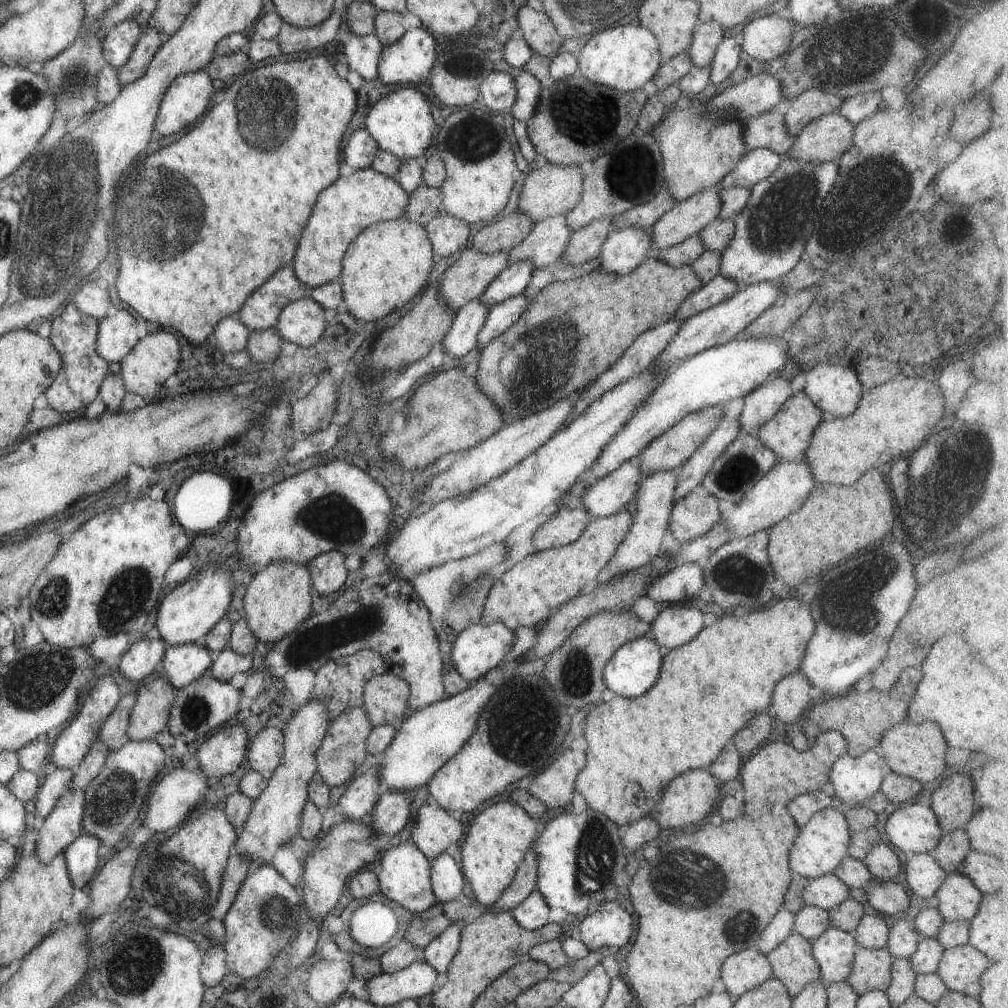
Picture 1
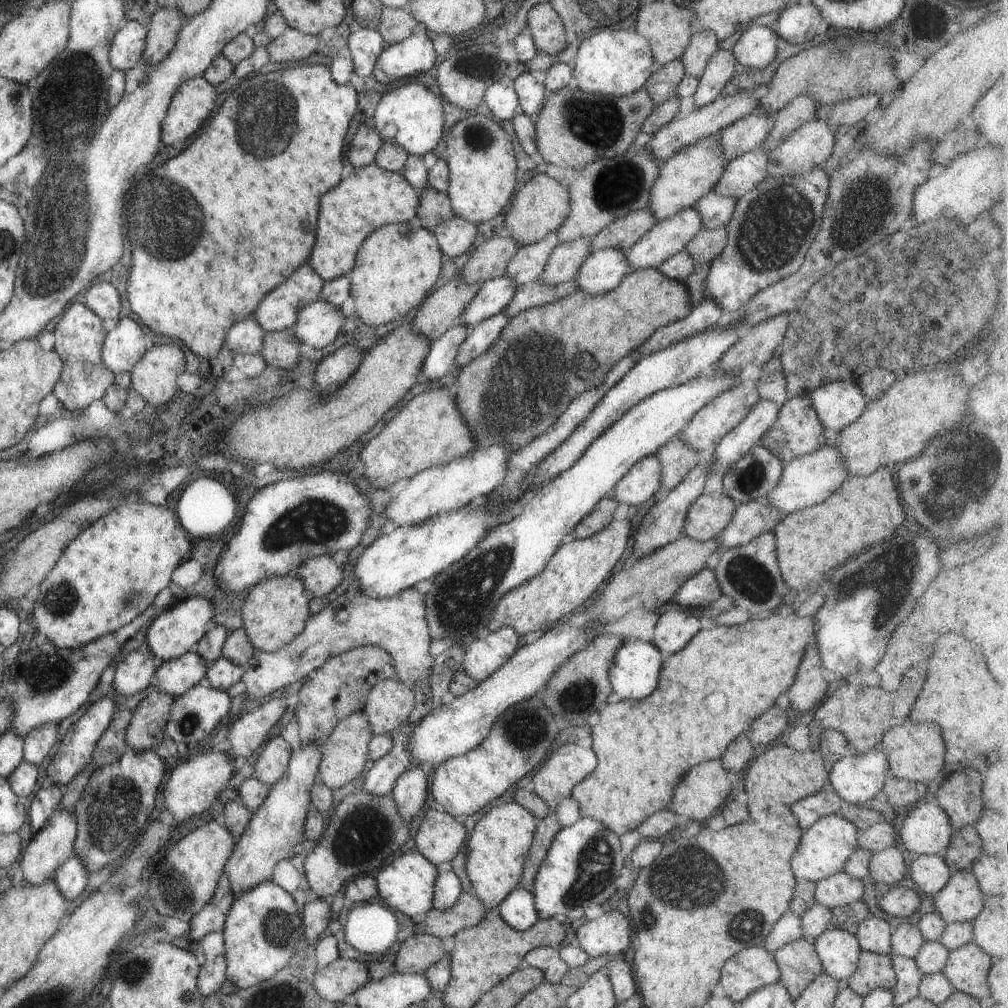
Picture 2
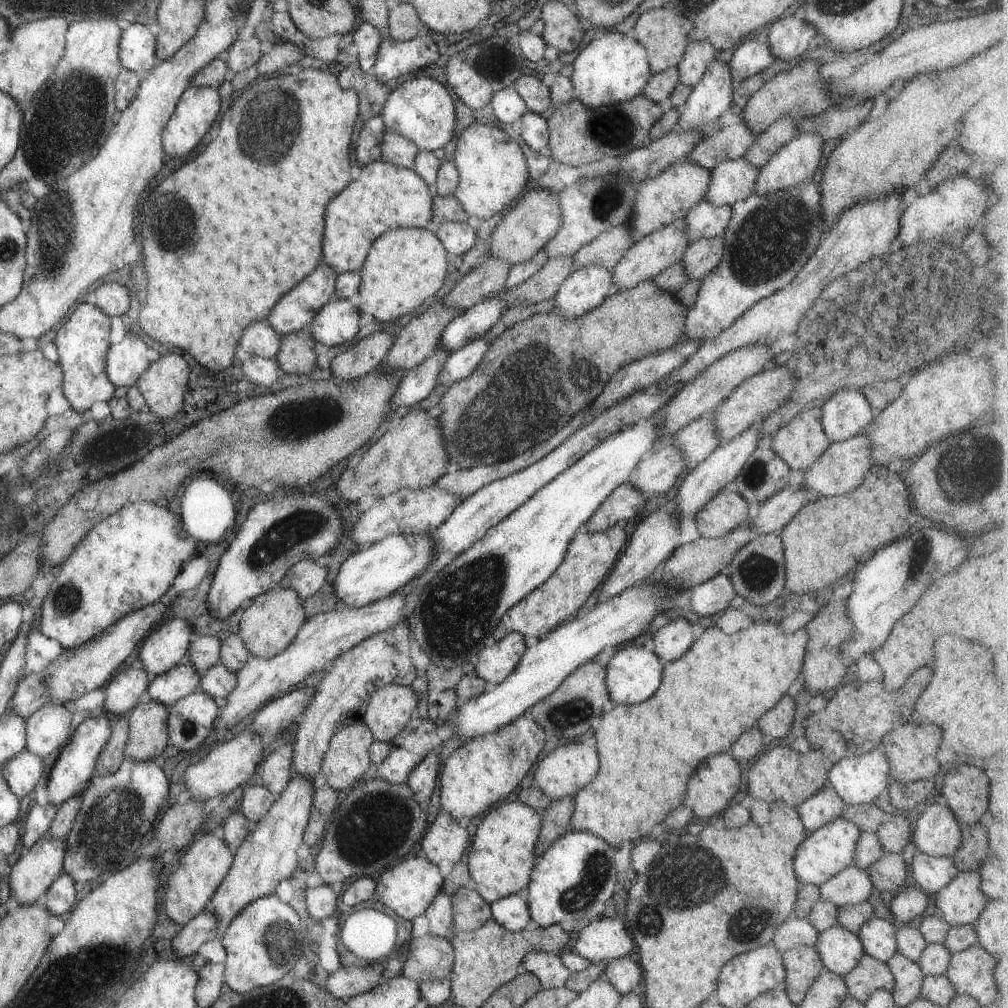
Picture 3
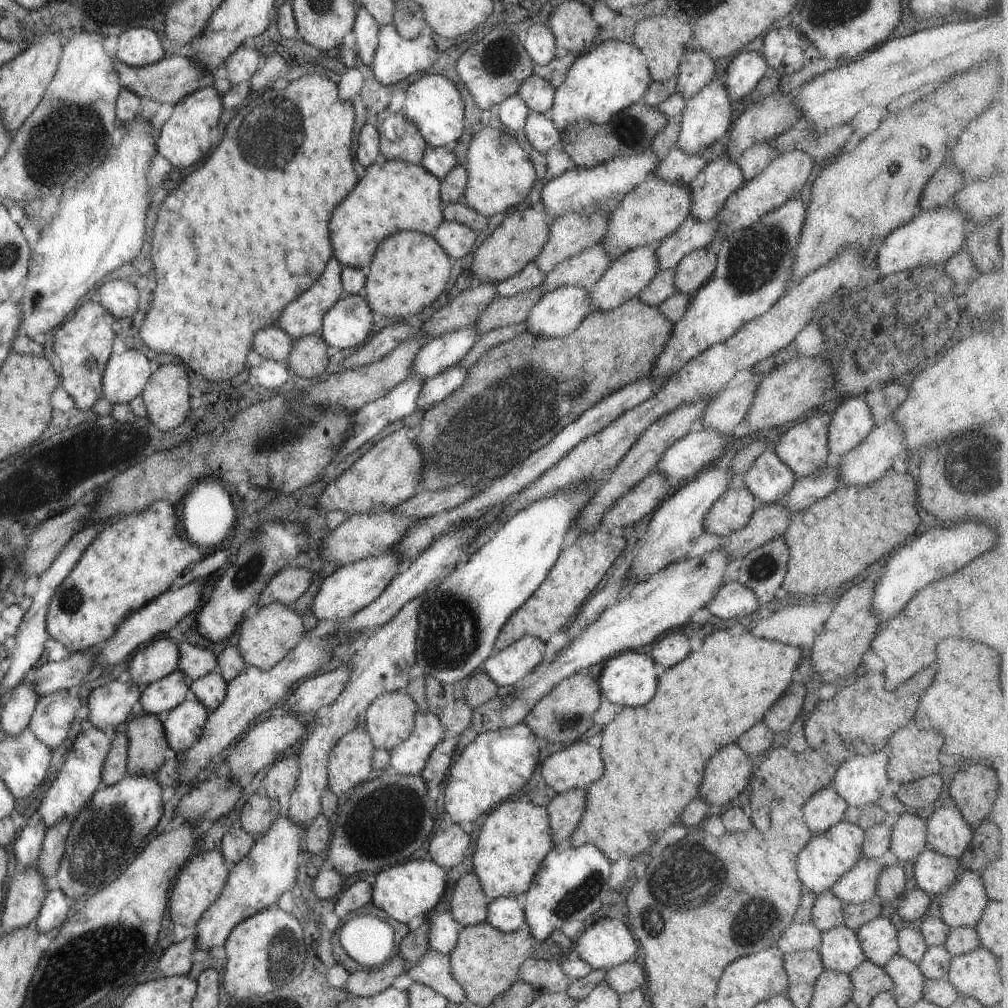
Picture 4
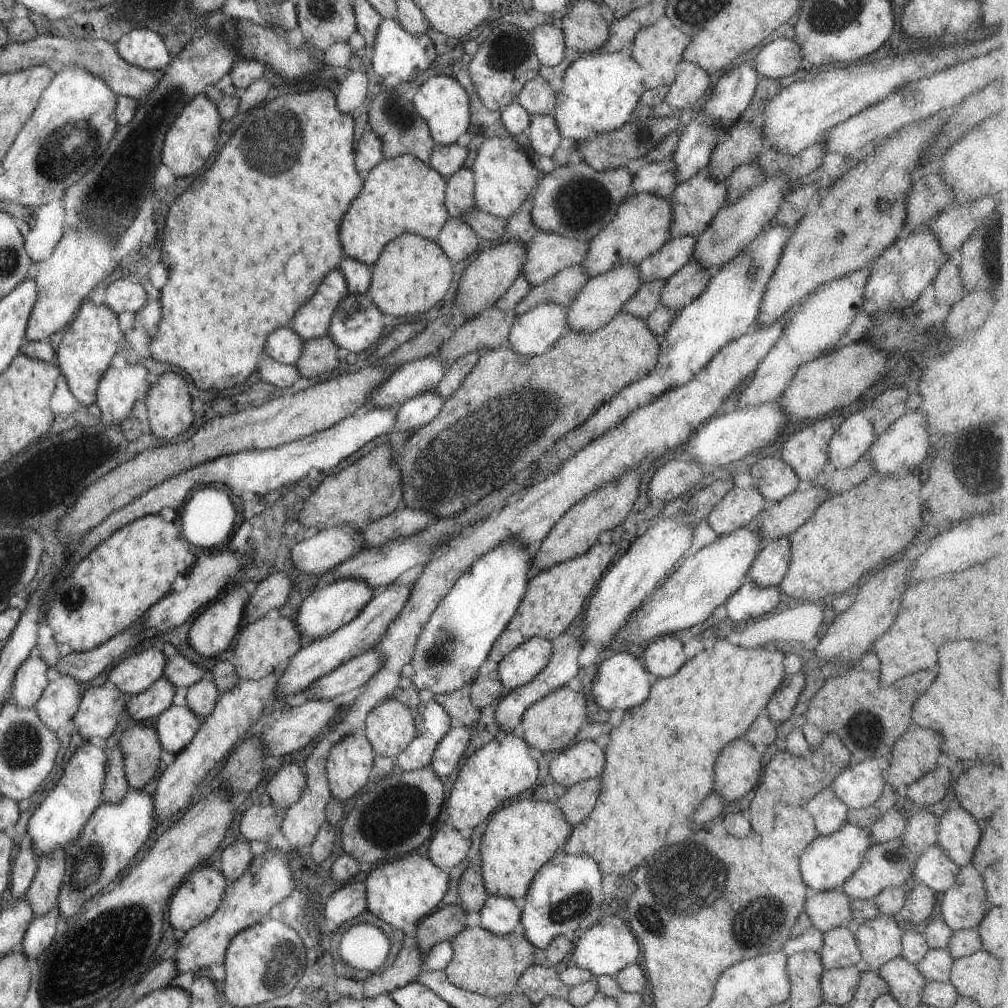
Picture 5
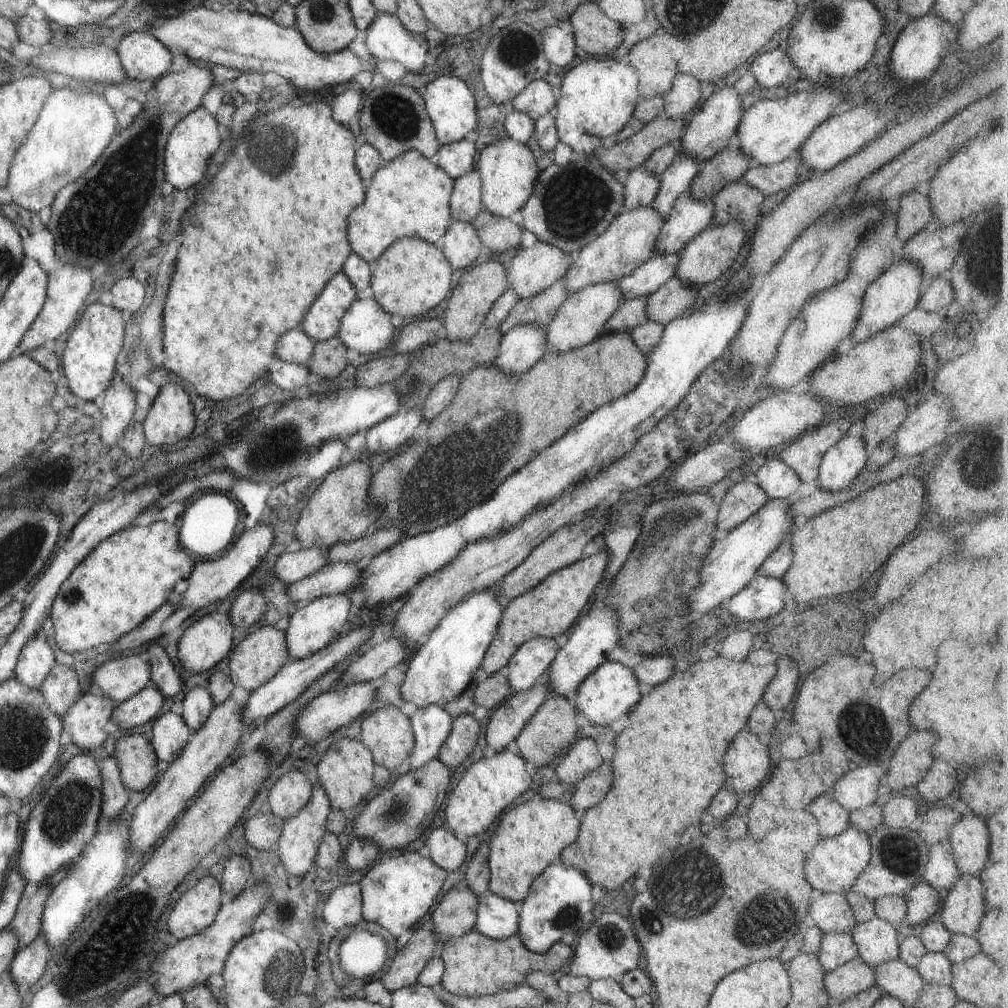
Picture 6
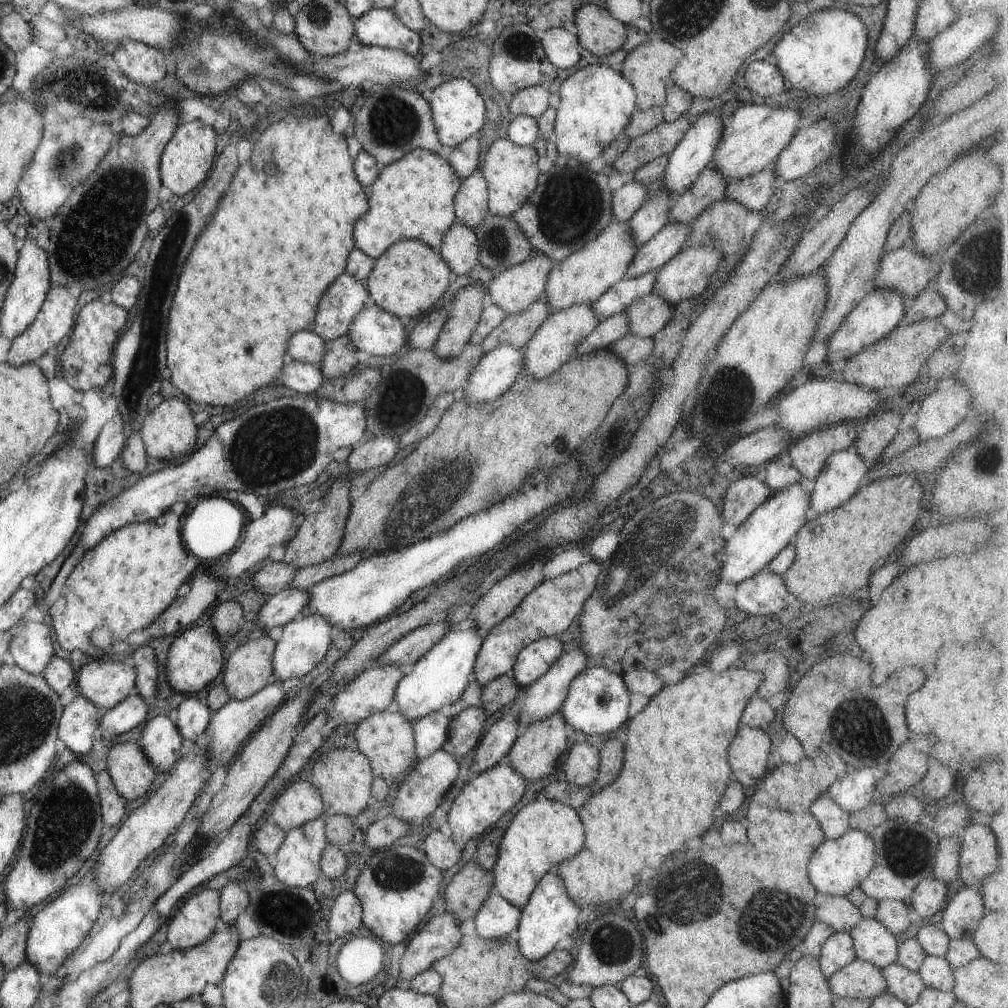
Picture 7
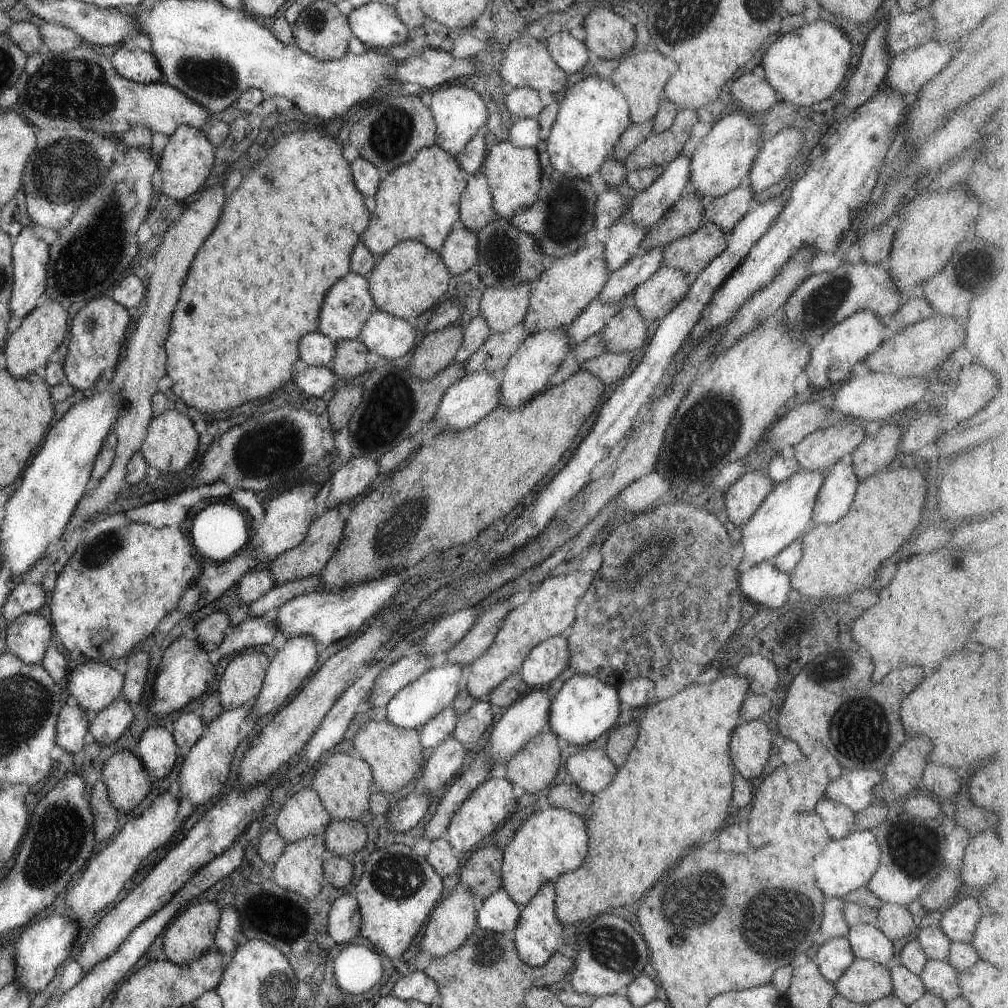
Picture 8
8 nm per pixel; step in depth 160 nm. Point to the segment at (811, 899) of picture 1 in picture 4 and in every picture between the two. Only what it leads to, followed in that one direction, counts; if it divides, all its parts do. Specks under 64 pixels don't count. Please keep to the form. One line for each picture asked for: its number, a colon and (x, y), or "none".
2: (839, 889)
3: (852, 885)
4: (858, 884)

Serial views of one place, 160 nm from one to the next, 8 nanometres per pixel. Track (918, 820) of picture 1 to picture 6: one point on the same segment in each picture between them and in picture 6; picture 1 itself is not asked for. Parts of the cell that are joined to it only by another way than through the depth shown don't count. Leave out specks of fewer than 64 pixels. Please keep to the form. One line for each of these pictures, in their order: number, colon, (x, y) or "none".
2: (925, 829)
3: (936, 832)
4: (947, 833)
5: (958, 833)
6: (968, 839)

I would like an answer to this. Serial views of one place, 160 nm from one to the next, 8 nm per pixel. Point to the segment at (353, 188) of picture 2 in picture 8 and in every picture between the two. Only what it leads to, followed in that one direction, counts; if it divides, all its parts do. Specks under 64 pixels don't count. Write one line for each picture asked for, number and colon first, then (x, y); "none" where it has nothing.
3: (384, 196)
4: (392, 196)
5: (401, 195)
6: (407, 197)
7: (411, 198)
8: (418, 201)

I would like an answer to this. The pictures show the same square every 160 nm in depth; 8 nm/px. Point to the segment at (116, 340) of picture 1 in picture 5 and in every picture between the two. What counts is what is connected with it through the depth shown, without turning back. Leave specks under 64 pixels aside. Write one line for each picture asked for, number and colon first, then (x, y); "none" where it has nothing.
2: (123, 345)
3: (124, 361)
4: (124, 375)
5: (118, 390)

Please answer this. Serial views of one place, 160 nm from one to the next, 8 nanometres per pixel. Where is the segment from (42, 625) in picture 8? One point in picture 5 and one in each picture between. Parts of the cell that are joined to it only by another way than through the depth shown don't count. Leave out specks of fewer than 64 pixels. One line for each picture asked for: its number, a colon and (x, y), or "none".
5: (31, 676)
6: (35, 660)
7: (31, 649)

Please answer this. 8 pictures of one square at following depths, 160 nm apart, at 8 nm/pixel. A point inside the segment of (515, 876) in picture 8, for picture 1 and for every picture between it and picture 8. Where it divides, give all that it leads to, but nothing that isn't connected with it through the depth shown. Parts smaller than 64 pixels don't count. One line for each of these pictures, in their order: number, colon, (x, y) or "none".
1: (498, 837)
2: (495, 850)
3: (501, 855)
4: (514, 837)
5: (520, 836)
6: (529, 836)
7: (542, 833)

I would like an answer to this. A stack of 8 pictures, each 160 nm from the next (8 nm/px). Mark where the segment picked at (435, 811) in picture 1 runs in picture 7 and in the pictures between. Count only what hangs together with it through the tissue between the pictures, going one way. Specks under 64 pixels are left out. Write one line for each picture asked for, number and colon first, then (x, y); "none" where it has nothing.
2: (439, 836)
3: (444, 839)
4: (447, 847)
5: (446, 848)
6: (442, 848)
7: (440, 852)

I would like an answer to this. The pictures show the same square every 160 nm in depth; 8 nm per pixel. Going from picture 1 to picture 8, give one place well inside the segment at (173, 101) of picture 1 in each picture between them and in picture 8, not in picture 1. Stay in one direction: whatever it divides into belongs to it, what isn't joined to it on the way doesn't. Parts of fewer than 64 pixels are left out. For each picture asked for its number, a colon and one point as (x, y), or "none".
2: (191, 104)
3: (197, 107)
4: (184, 141)
5: (189, 140)
6: (194, 139)
7: (186, 160)
8: (185, 162)

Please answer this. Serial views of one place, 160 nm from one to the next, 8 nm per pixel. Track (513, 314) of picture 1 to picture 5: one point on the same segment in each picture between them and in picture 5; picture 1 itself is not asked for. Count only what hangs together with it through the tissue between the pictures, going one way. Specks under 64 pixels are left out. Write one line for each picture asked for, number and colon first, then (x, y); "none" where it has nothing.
2: (477, 340)
3: (460, 363)
4: (432, 391)
5: (420, 409)

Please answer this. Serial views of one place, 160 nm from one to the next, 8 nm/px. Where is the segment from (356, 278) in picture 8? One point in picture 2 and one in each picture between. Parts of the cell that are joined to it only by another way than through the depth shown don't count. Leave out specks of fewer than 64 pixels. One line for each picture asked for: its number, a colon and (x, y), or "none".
2: (277, 311)
3: (294, 312)
4: (302, 317)
5: (311, 321)
6: (321, 321)
7: (345, 296)

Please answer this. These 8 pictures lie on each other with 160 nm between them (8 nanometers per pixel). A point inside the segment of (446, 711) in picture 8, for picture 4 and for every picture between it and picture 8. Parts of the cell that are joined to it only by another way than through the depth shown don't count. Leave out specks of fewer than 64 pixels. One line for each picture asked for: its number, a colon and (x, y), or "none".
4: (407, 758)
5: (431, 722)
6: (430, 725)
7: (430, 732)

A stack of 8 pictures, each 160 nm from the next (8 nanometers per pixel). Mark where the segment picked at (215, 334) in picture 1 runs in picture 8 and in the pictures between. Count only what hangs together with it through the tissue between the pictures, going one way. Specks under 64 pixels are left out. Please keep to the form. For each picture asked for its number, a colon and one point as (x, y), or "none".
2: (246, 337)
3: (258, 339)
4: (270, 343)
5: (283, 345)
6: (293, 346)
7: (304, 347)
8: (315, 349)

